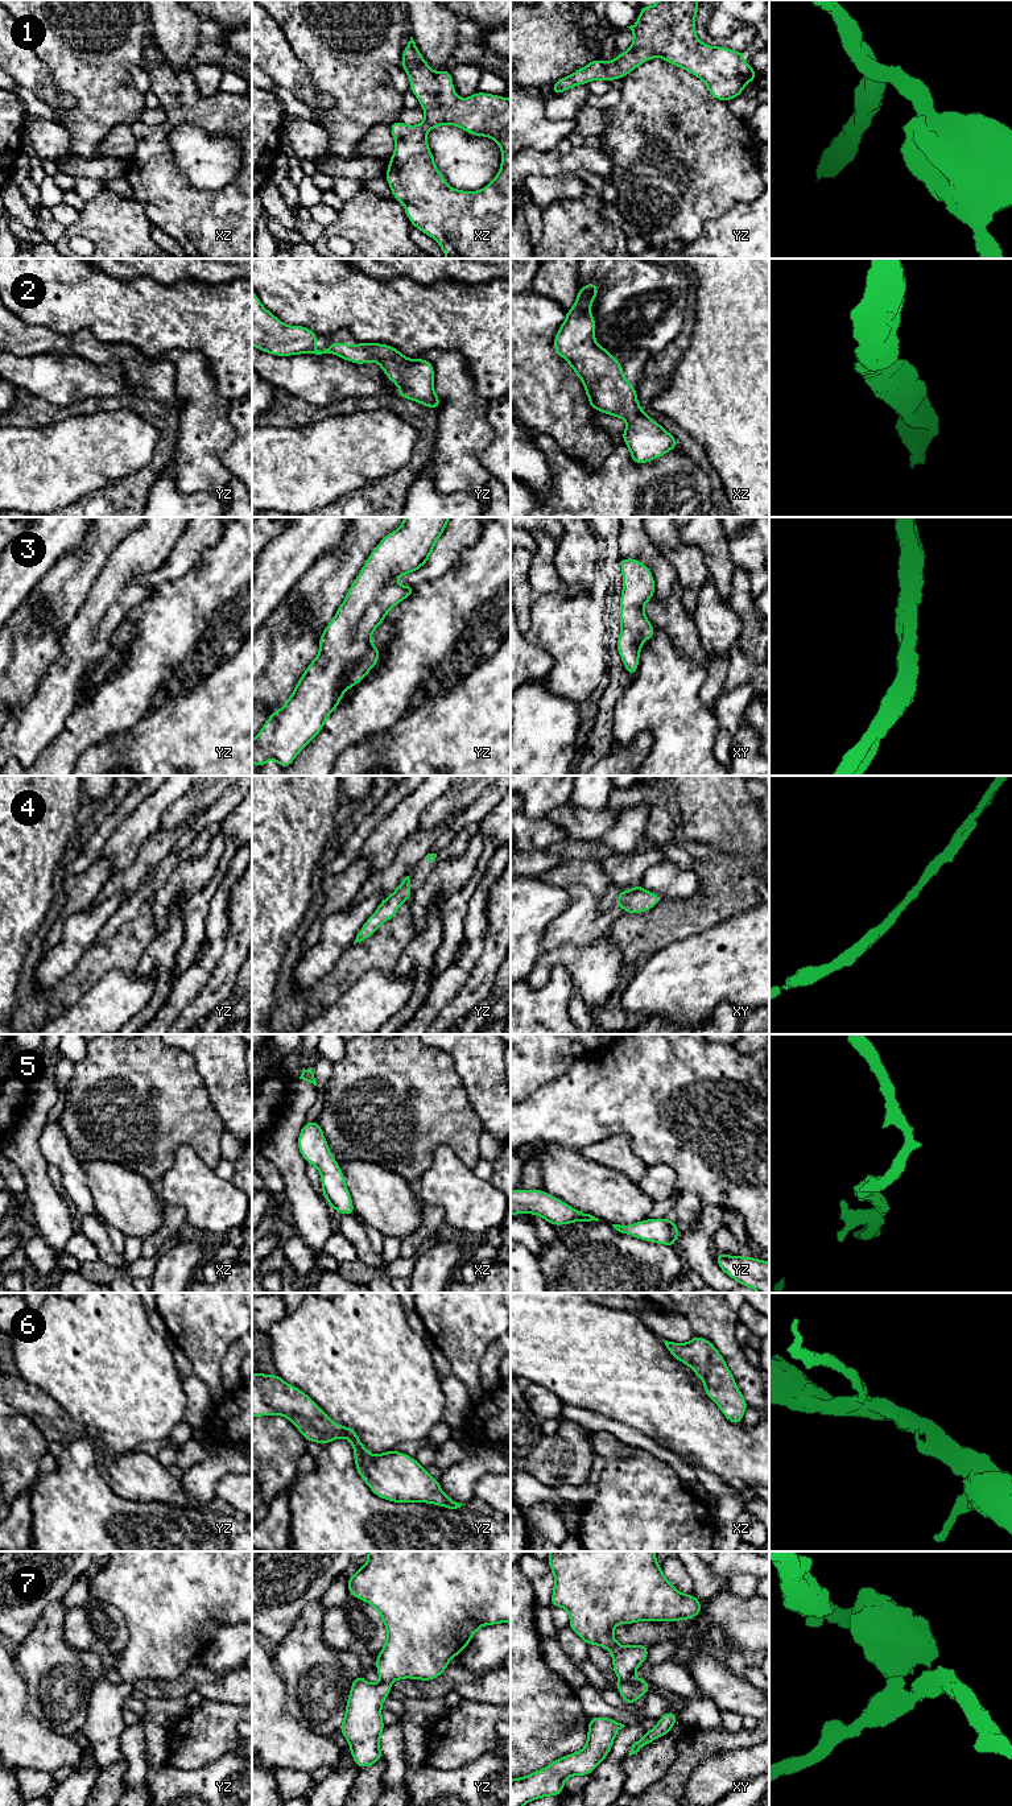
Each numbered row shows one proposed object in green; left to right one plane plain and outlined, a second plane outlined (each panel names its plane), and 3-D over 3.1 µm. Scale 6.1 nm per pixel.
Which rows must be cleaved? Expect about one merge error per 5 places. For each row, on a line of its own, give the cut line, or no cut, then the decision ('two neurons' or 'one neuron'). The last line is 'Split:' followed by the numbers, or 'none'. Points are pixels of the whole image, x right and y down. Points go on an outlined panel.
1: no cut | one neuron
2: no cut | one neuron
3: no cut | one neuron
4: no cut | one neuron
5: no cut | one neuron
6: no cut | one neuron
7: xy (632, 1677), (628, 1681), (620, 1682) | two neurons
Split: 7

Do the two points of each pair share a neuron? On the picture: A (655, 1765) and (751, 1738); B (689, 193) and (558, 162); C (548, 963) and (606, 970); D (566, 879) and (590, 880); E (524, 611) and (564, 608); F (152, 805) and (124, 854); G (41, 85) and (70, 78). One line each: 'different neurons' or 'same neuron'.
A: different neurons
B: different neurons
C: same neuron
D: same neuron
E: different neurons
F: same neuron
G: different neurons

